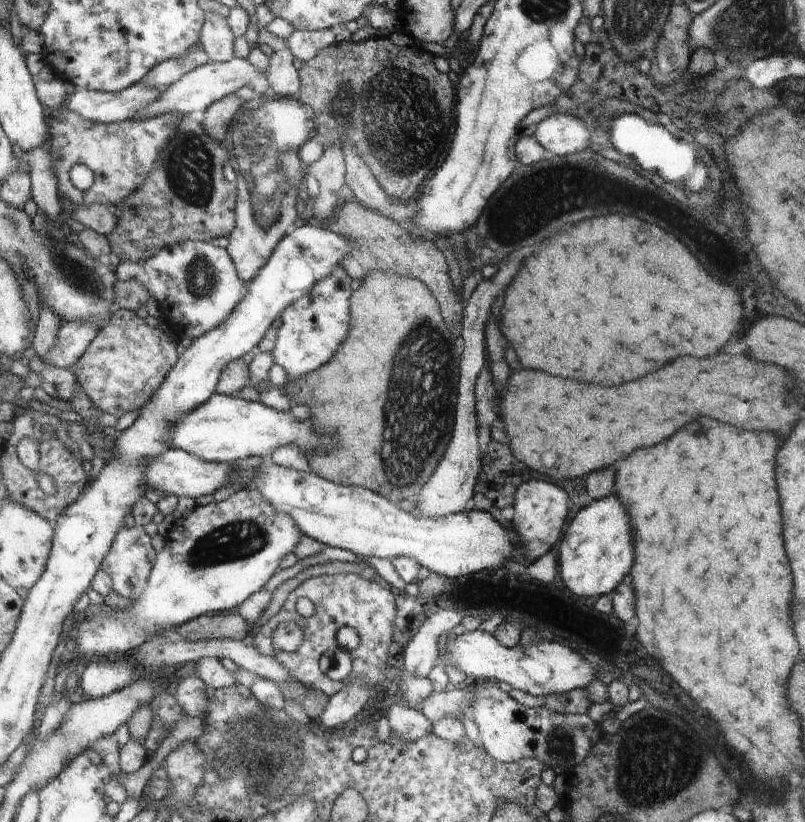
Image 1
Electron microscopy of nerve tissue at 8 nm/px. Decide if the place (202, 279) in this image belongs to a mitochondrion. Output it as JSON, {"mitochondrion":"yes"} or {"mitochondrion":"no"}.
{"mitochondrion":"yes"}

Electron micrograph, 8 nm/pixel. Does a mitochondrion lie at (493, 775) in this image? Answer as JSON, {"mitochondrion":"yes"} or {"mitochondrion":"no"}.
{"mitochondrion":"no"}

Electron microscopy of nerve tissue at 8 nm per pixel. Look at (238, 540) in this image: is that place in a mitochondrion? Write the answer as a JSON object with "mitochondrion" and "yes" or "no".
{"mitochondrion":"yes"}

